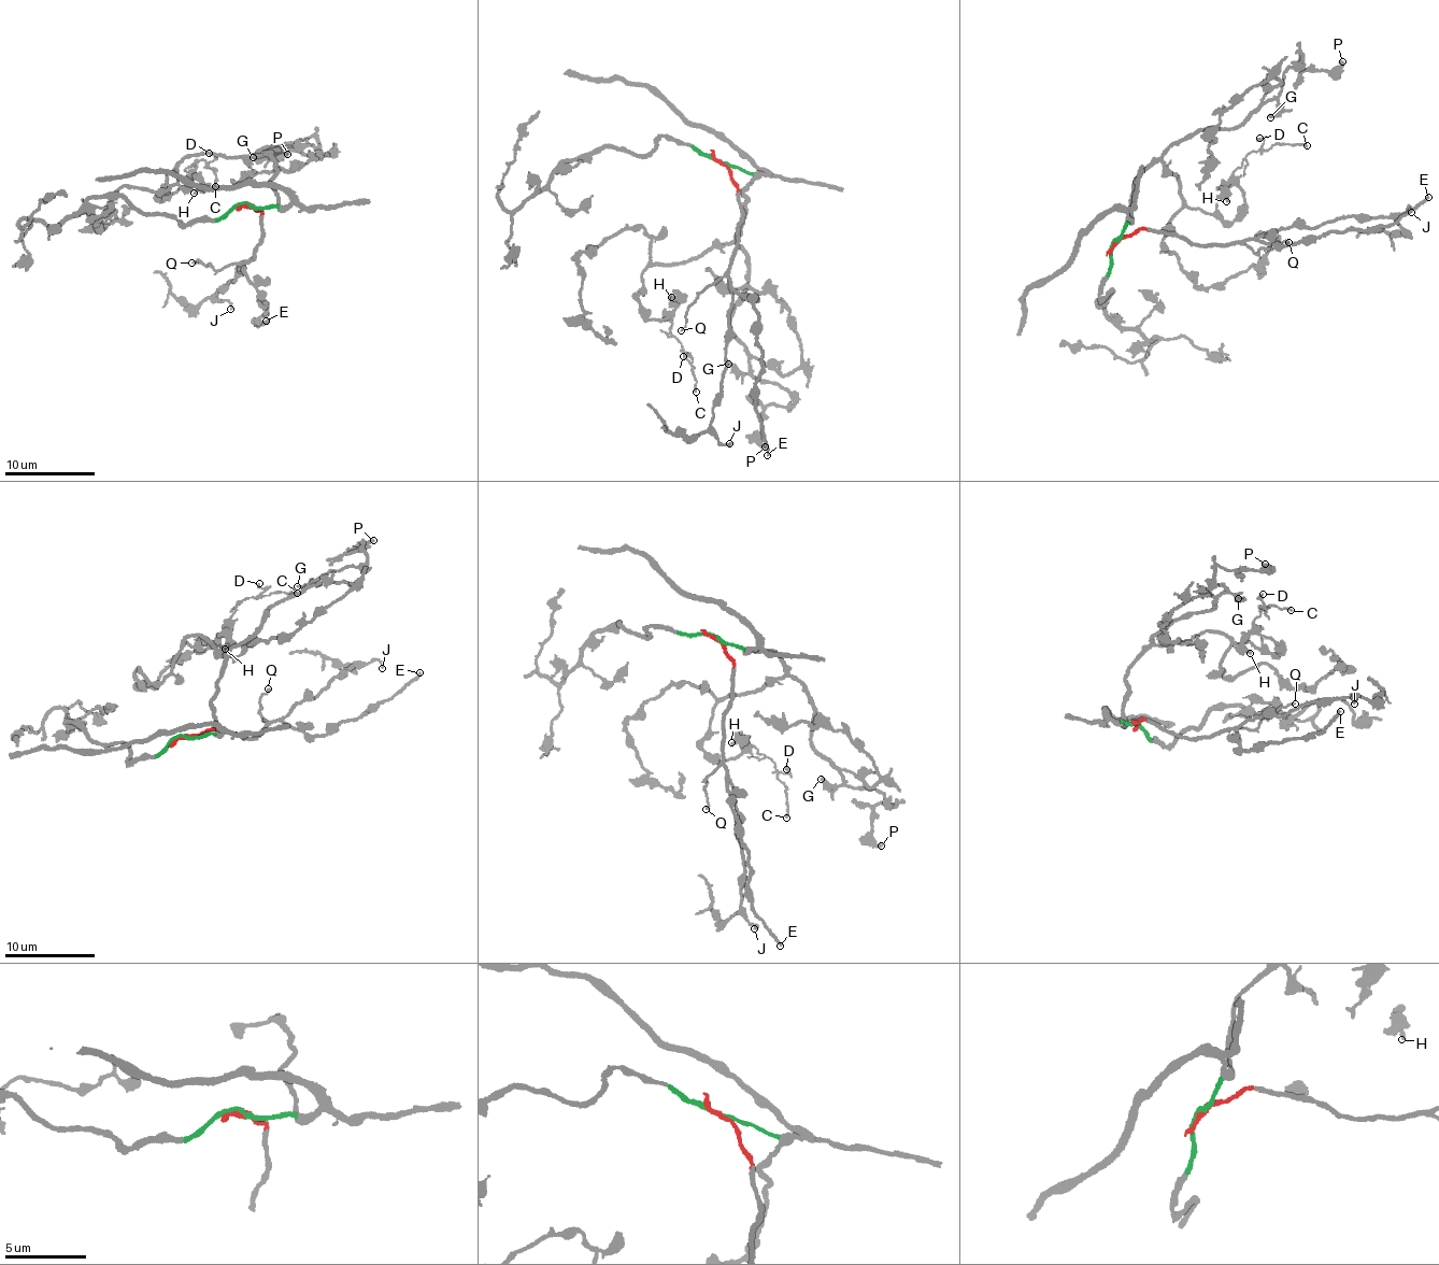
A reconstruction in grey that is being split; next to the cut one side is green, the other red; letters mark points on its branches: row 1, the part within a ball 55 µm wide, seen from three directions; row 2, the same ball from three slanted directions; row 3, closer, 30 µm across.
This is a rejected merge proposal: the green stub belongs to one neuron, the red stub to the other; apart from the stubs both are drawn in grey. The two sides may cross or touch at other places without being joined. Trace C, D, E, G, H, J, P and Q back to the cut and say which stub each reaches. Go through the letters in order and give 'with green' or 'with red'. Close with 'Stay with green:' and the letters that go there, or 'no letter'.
C: with green
D: with green
E: with red
G: with green
H: with green
J: with red
P: with green
Q: with red
Stay with green: C, D, G, H, P

